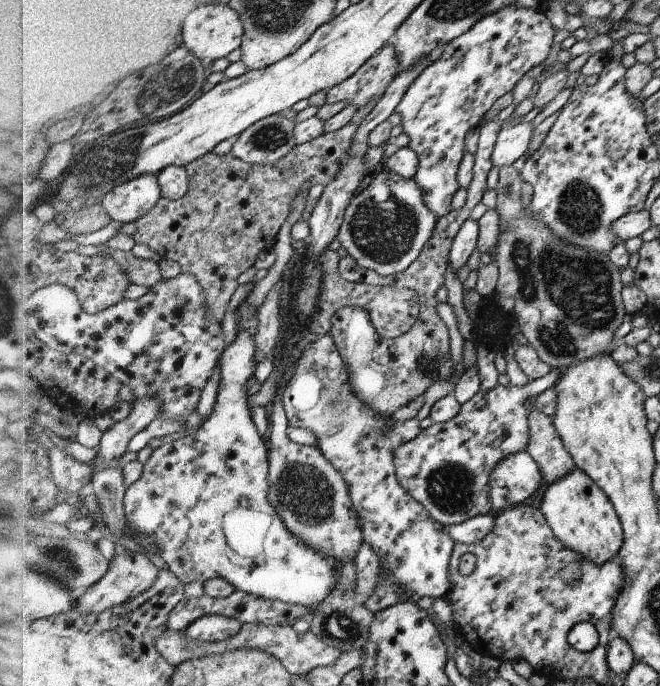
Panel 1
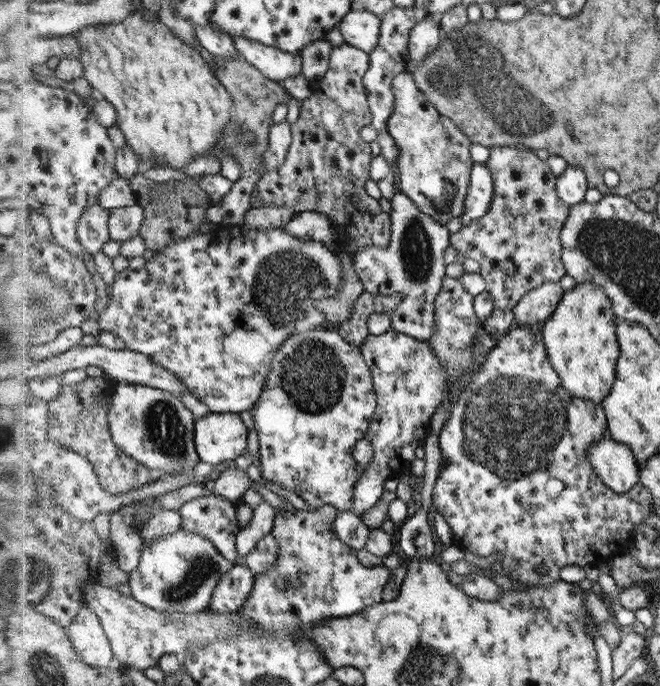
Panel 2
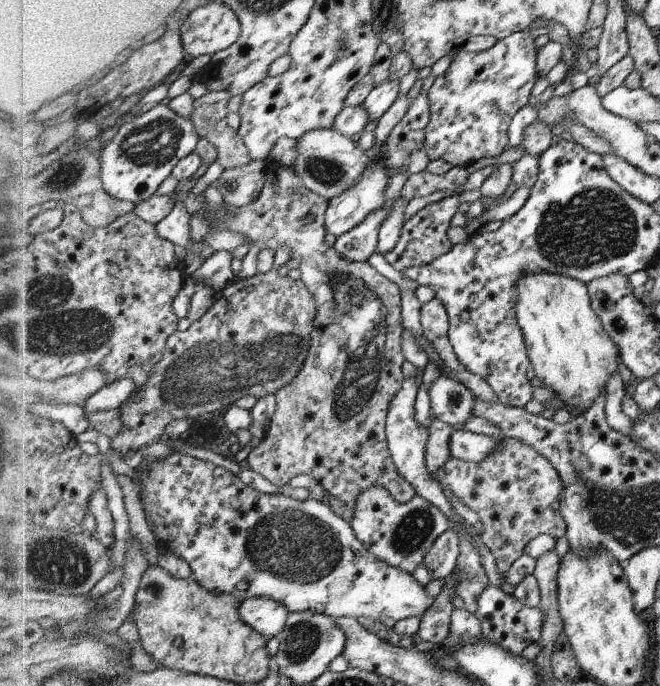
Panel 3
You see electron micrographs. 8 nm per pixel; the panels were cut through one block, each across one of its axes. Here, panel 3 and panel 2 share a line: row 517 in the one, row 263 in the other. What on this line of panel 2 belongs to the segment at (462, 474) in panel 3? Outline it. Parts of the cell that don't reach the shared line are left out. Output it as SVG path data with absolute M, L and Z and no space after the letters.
M492 147L486 167L492 173L494 197L488 213L464 225L449 237L450 250L462 252L480 265L486 290L500 310L513 310L530 290L546 282L559 282L568 274L561 262L561 231L571 208L557 194L557 176L534 150Z

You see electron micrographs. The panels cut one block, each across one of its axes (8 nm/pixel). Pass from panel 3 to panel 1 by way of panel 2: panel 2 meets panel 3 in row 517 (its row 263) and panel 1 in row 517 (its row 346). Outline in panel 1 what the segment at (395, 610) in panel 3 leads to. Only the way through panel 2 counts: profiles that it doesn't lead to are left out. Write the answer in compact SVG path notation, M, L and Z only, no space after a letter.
M247 298L240 305L242 330L221 358L223 379L215 411L195 434L163 443L153 451L145 464L144 475L128 488L126 494L128 535L135 541L142 536L152 538L158 544L158 555L185 584L224 578L232 582L237 591L315 609L336 590L340 570L328 556L314 552L290 534L288 526L270 504L269 453L266 452L265 439L254 422L248 394L248 382L256 377L258 344L254 338L258 336L260 316Z

